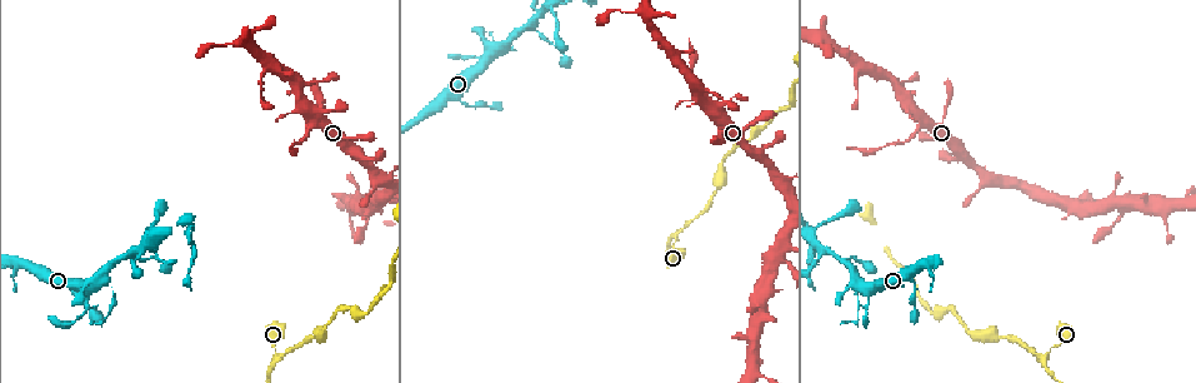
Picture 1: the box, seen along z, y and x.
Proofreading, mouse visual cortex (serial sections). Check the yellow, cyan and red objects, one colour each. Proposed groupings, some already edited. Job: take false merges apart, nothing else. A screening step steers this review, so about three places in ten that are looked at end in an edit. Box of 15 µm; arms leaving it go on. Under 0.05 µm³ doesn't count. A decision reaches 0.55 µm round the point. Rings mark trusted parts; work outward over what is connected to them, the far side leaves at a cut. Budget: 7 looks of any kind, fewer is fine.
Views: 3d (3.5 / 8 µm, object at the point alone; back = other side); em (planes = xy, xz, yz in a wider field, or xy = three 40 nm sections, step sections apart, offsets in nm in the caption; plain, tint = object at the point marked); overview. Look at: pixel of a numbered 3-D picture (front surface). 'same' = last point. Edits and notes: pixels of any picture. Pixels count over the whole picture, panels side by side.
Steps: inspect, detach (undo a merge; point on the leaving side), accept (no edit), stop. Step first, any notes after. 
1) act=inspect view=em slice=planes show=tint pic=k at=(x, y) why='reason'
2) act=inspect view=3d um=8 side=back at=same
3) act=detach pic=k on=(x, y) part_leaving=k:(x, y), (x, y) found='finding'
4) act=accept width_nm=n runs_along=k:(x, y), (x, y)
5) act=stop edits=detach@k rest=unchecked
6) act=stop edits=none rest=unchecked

act=inspect view=em slice=xy step=3 show=tint pic=1 at=(673, 236)

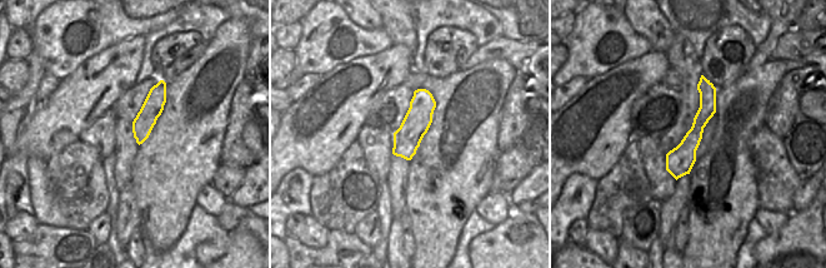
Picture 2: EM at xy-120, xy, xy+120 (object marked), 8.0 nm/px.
act=inspect view=3d um=3.5 at=same

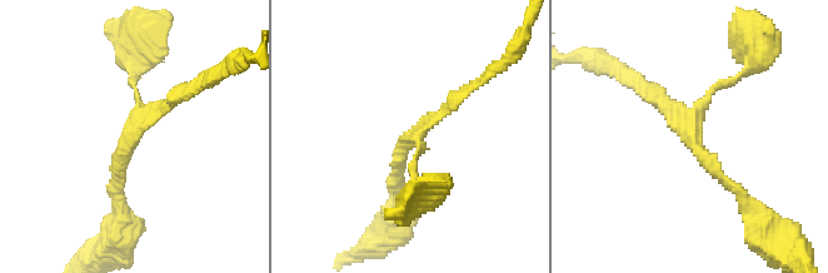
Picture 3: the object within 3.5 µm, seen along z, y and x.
act=accept arm_widths_nm=100,150,200 found='all the same cell'

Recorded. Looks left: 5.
act=inspect view=3d um=3.5 pic=1 at=(94, 283) why='abrupt turn'

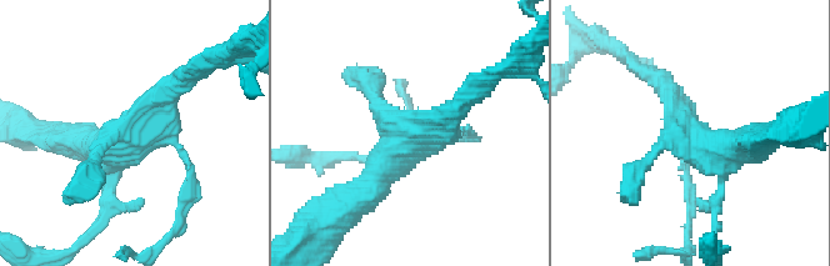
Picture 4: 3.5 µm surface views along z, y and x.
act=inspect view=em slice=xy step=2 show=plain pic=4 at=(694, 138)

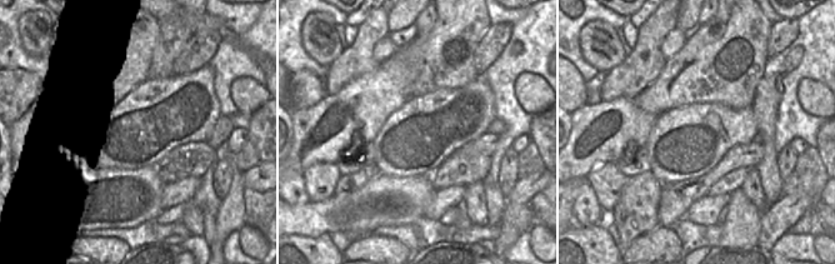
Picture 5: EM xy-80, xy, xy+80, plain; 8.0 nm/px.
act=inspect view=em slice=xy step=2 show=tint at=same why='where the object lies'

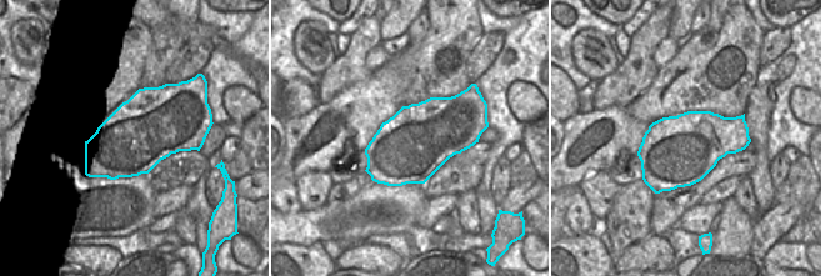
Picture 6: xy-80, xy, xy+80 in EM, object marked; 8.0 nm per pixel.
act=accept runs_along=4:(363, 197), (459, 105) found='all the same cell'

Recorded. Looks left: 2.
act=inspect view=3d um=3.5 pic=1 at=(831, 252) why='three-way junction'

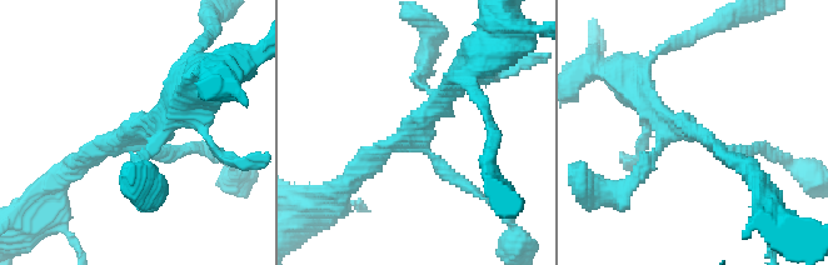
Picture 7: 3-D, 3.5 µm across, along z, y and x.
act=inspect view=em slice=xy step=3 show=tint pic=7 at=(124, 134) arms=3 arm_widths_nm=200,250,250

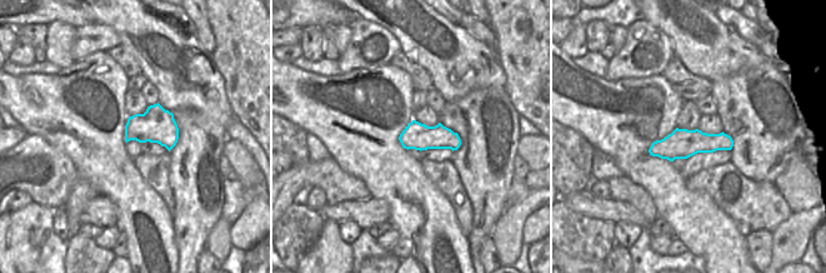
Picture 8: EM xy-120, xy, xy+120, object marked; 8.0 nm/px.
act=accept runs_along=7:(345, 183), (438, 106), (457, 80) found='continuous, no second cell'

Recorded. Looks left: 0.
act=stop edits=none rest=unchecked

